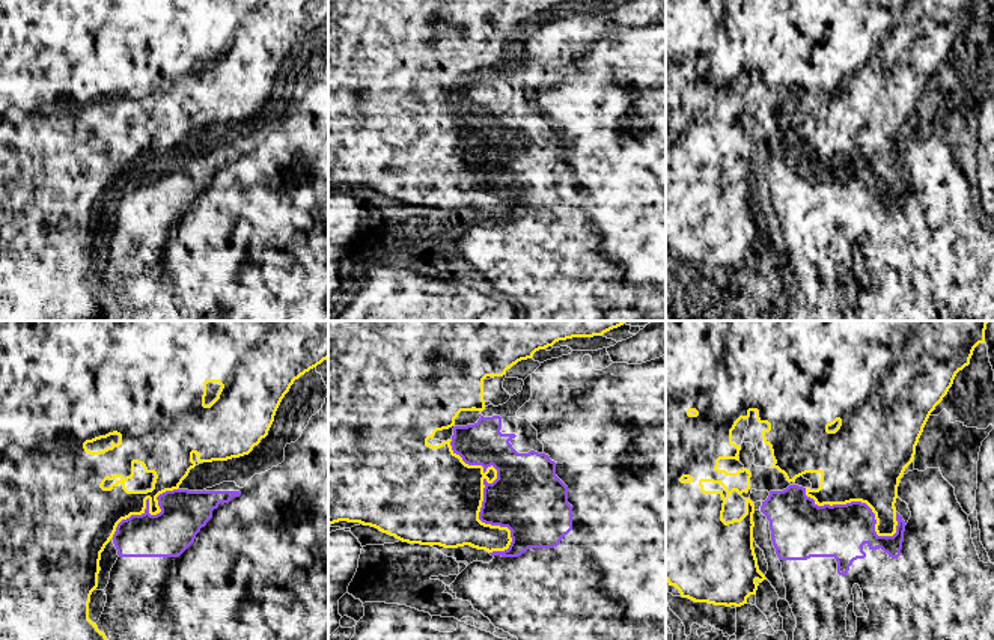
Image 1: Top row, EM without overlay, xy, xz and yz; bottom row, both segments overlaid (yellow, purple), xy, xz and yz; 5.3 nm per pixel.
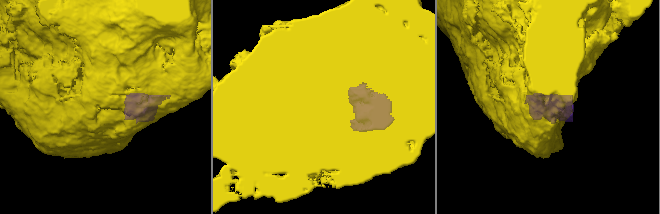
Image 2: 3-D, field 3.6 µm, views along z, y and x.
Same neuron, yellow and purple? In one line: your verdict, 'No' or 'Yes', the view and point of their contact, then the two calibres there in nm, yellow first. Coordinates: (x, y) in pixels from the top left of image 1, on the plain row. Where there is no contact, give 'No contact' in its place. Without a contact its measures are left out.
No. Touches yellow at xz (482, 152). Thickness 480 nm (yellow) against 380 nm

